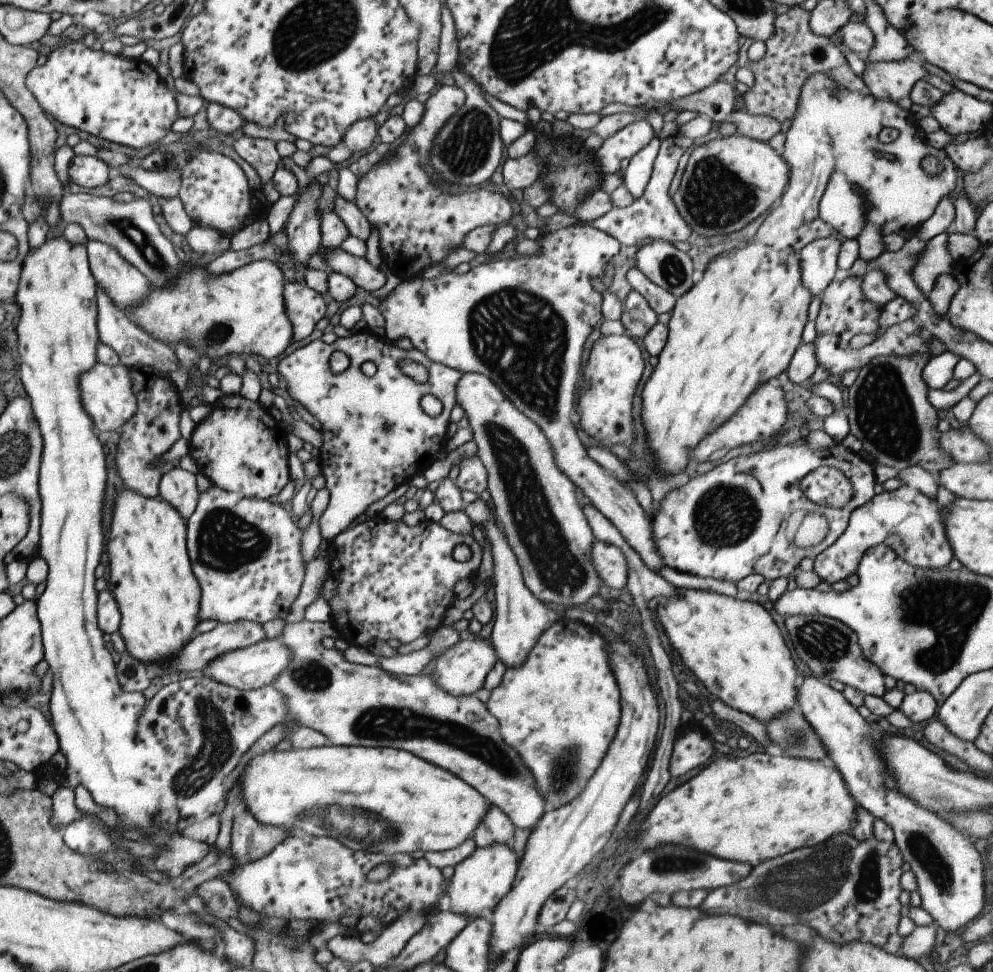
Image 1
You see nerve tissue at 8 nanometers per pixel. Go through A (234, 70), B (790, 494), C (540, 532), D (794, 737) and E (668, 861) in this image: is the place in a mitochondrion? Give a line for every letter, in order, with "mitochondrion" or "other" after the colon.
A: other
B: other
C: mitochondrion
D: mitochondrion
E: mitochondrion

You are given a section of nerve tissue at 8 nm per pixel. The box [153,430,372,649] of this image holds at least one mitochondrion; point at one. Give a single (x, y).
(226, 541)

